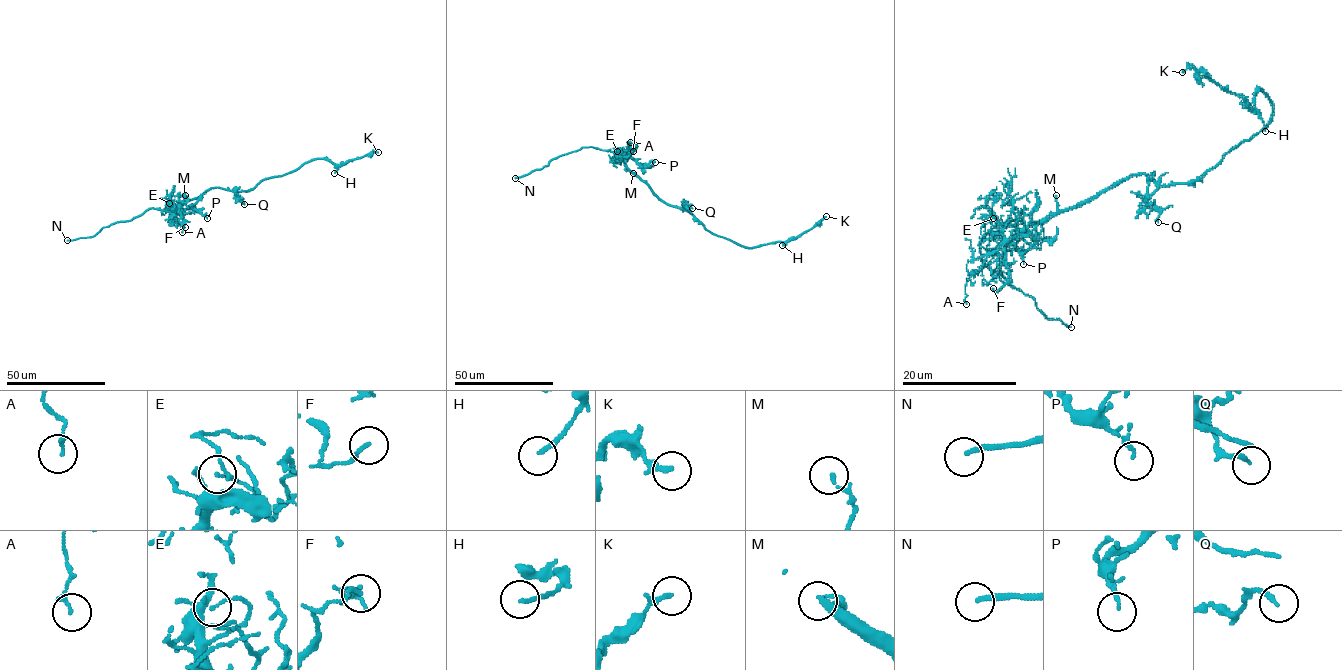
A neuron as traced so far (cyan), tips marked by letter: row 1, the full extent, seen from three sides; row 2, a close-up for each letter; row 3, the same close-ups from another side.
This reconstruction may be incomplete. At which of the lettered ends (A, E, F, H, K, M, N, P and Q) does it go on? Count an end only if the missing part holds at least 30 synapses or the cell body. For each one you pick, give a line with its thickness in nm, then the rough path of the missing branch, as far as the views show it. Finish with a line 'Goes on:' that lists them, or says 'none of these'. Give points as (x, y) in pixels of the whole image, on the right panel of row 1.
N: 200 nm thick; missing branch runs (1071, 327), (1085, 337), (1083, 342)
Goes on: N

